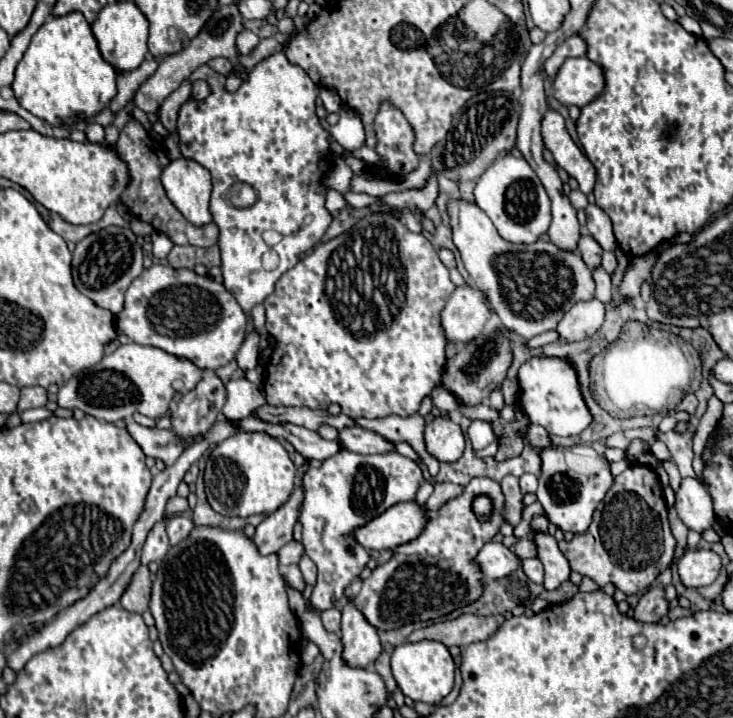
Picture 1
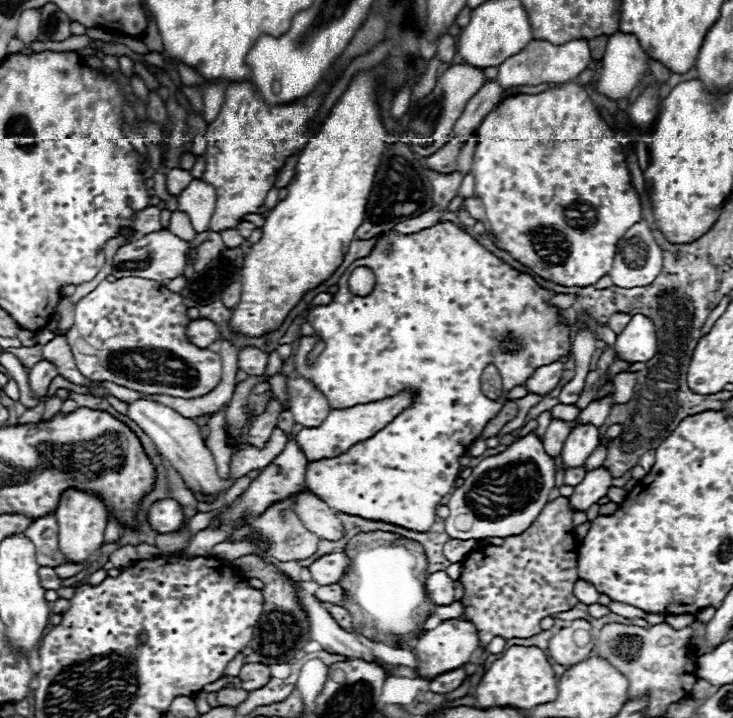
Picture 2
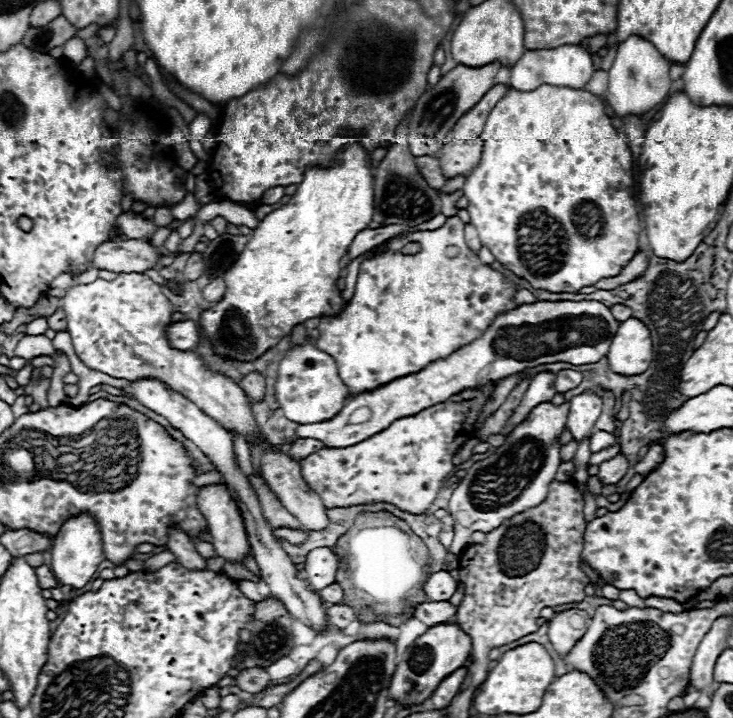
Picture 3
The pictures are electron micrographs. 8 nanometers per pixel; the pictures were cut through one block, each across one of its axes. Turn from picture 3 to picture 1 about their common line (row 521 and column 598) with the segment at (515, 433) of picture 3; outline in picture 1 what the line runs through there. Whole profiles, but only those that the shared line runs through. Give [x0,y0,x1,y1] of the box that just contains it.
[538,446,614,534]

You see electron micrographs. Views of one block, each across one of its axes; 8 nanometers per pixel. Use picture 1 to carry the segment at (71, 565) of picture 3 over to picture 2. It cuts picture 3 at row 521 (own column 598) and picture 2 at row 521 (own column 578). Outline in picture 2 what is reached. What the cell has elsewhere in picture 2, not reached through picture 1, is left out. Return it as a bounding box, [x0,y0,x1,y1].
[56,488,108,564]

